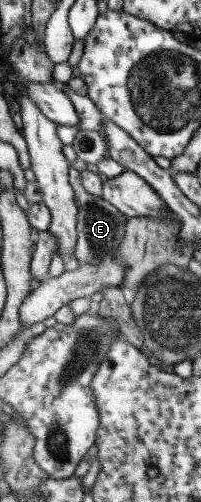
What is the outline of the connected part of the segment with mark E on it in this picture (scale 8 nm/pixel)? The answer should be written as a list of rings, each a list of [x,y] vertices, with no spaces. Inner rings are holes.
[[[71,168],[69,182],[75,191],[77,204],[79,205],[78,241],[76,241],[76,247],[74,247],[76,259],[84,265],[99,265],[114,259],[118,248],[122,246],[130,219],[108,200],[88,192],[82,183],[81,172],[78,172],[78,170]]]

